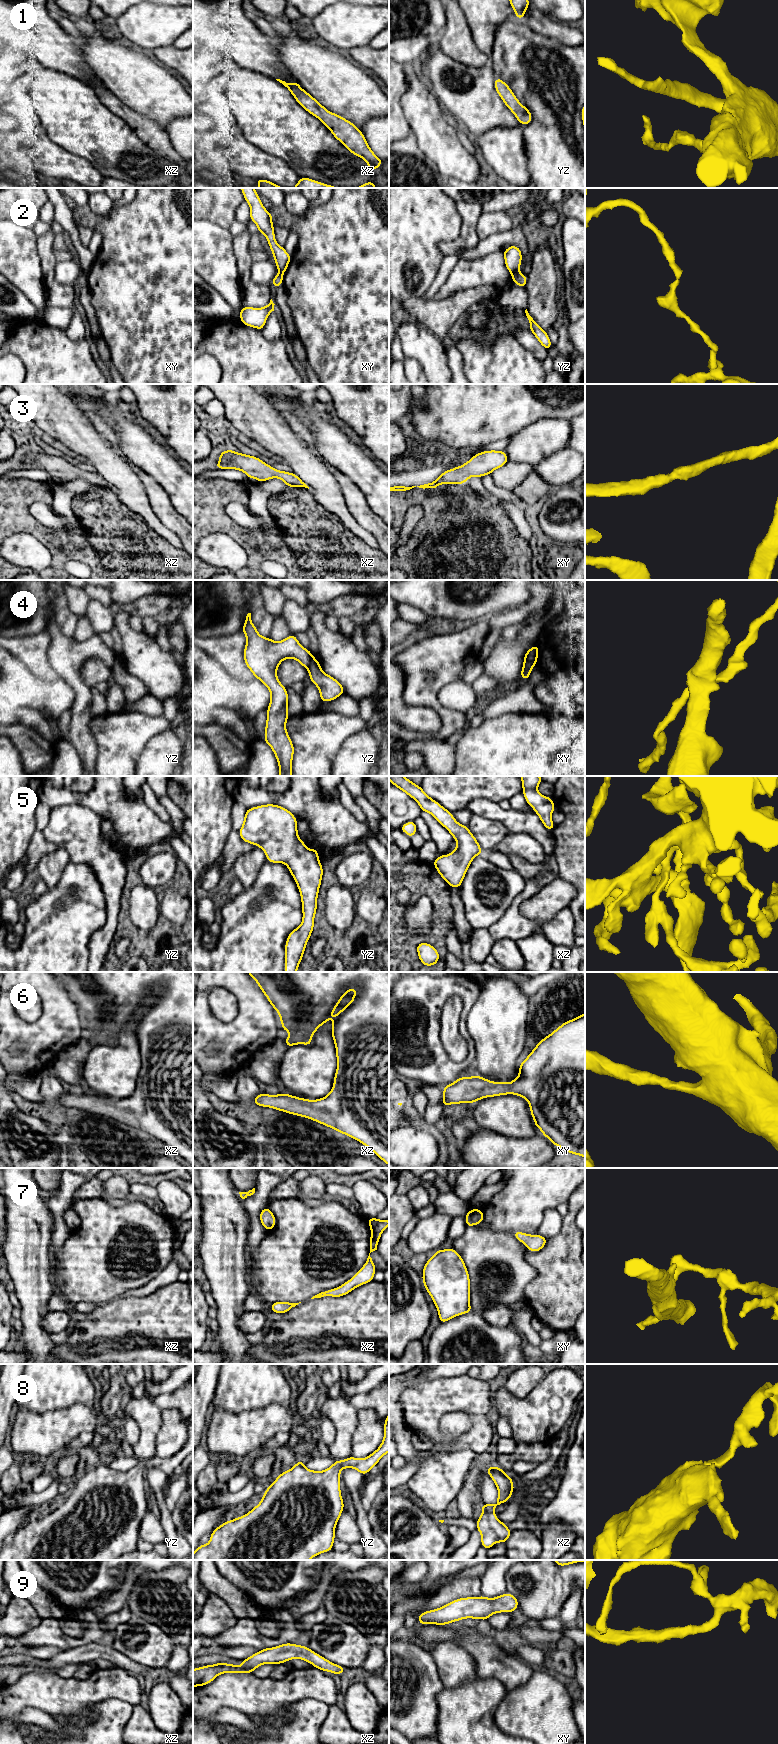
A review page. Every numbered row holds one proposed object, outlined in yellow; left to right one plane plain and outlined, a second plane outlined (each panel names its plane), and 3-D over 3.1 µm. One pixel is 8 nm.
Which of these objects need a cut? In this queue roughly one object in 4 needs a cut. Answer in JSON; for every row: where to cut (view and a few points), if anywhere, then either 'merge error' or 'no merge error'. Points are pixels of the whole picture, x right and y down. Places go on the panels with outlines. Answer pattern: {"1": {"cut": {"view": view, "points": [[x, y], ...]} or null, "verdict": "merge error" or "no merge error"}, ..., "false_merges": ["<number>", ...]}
{"1": {"cut": null, "verdict": "no merge error"}, "2": {"cut": {"view": "yz", "points": [[518, 273], [512, 275]]}, "verdict": "merge error"}, "3": {"cut": null, "verdict": "no merge error"}, "4": {"cut": {"view": "yz", "points": [[313, 657], [307, 668]]}, "verdict": "merge error"}, "5": {"cut": null, "verdict": "no merge error"}, "6": {"cut": null, "verdict": "no merge error"}, "7": {"cut": null, "verdict": "no merge error"}, "8": {"cut": null, "verdict": "no merge error"}, "9": {"cut": null, "verdict": "no merge error"}, "false_merges": ["2", "4"]}

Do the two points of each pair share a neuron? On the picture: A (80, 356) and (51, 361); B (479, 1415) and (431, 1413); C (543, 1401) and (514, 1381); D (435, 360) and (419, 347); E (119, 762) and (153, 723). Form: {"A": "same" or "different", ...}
{"A": "same", "B": "same", "C": "different", "D": "same", "E": "same"}

